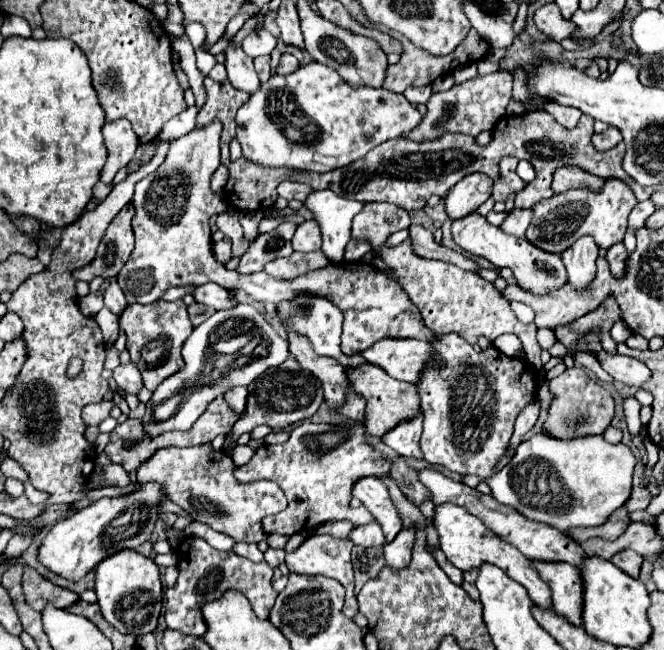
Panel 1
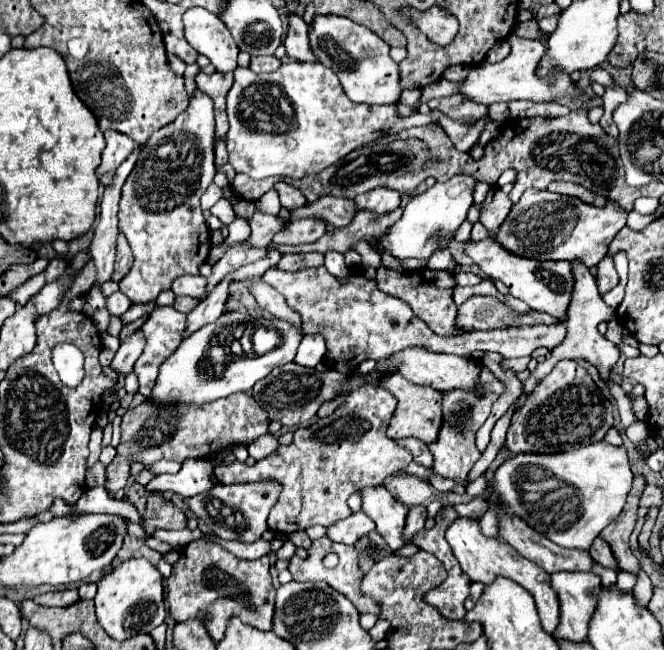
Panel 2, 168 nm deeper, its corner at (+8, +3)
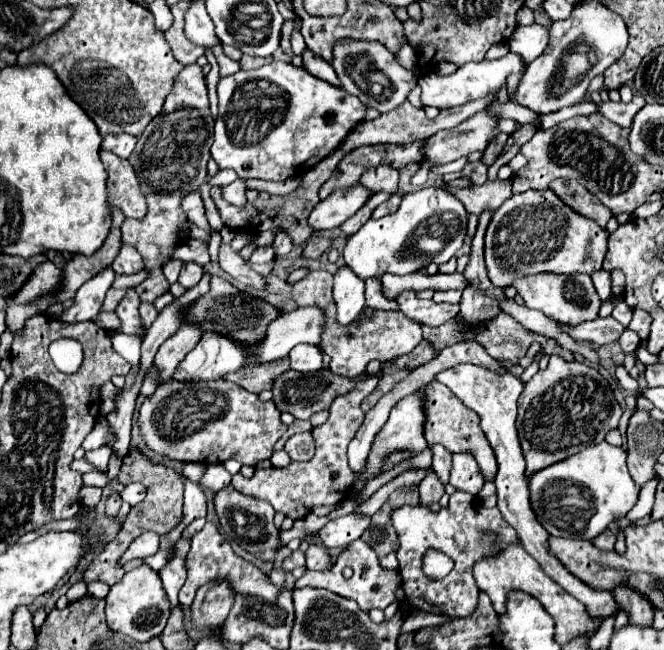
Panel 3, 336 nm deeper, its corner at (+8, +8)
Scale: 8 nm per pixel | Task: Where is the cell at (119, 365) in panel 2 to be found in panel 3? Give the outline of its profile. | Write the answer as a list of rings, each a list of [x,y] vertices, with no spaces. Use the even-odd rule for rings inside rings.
[[[141,302],[141,306],[139,306],[139,314],[141,314],[141,320],[143,320],[143,324],[149,328],[151,324],[153,324],[153,320],[157,318],[157,310],[155,310],[155,306],[153,304],[147,304],[147,302]]]

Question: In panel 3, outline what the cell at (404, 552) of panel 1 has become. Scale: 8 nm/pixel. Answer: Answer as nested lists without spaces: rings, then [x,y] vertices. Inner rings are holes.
[[[429,472],[421,482],[419,482],[419,496],[421,496],[421,504],[429,506],[433,502],[439,502],[441,496],[445,494],[445,486],[439,480],[439,476],[435,476],[435,472]]]

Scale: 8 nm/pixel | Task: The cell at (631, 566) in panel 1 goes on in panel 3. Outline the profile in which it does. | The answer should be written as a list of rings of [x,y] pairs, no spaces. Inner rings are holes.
[[[605,530],[603,534],[599,534],[595,540],[593,540],[593,544],[597,546],[597,548],[601,548],[601,550],[613,550],[613,546],[615,546],[615,532],[613,530]]]

